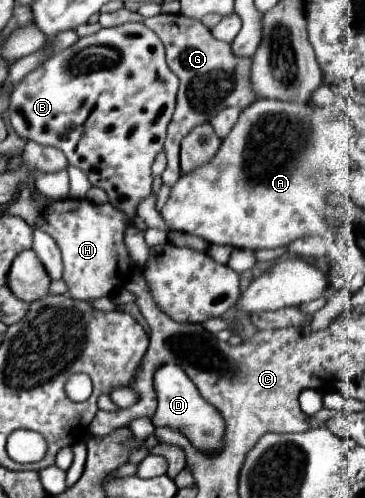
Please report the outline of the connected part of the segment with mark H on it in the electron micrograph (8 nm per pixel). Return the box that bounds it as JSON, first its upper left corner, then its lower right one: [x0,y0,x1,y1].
[38,198,130,300]

